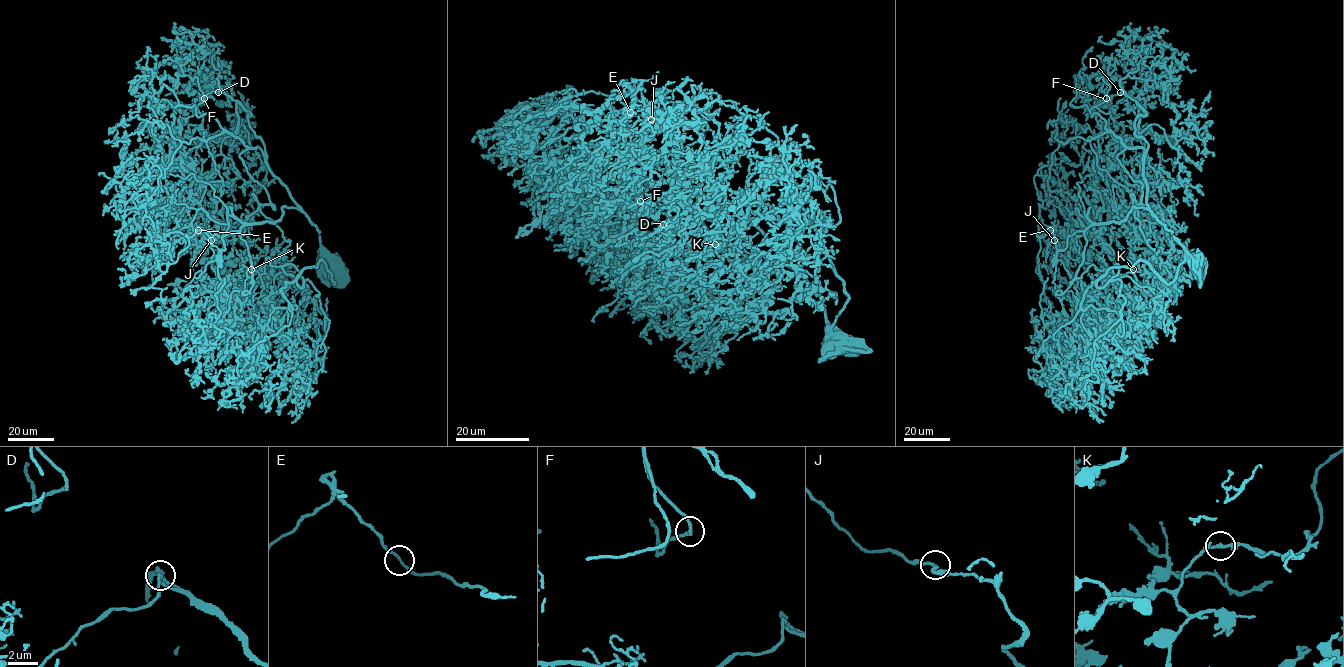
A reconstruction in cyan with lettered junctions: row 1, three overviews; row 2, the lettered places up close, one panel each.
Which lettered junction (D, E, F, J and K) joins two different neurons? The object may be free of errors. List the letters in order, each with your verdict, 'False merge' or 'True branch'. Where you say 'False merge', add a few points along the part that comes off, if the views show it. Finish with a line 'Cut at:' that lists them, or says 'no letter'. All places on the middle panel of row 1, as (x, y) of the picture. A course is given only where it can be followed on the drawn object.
D: True branch
E: True branch
F: True branch
J: True branch
K: True branch
Cut at: no letter

